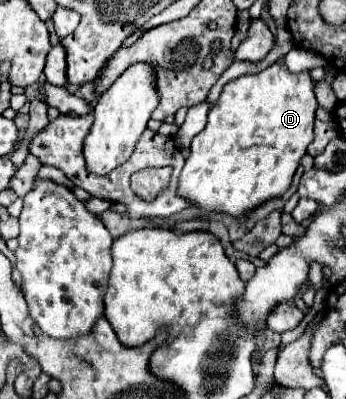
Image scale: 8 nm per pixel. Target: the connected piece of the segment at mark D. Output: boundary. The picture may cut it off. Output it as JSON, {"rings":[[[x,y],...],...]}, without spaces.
{"rings":[[[283,61],[273,63],[261,73],[243,75],[227,83],[219,101],[209,109],[207,127],[191,141],[191,155],[185,159],[179,175],[177,195],[203,211],[225,213],[239,221],[245,221],[251,209],[283,195],[291,185],[301,157],[307,153],[307,145],[313,141],[313,121],[317,109],[313,85],[315,83],[307,71],[295,75],[287,71]]]}

